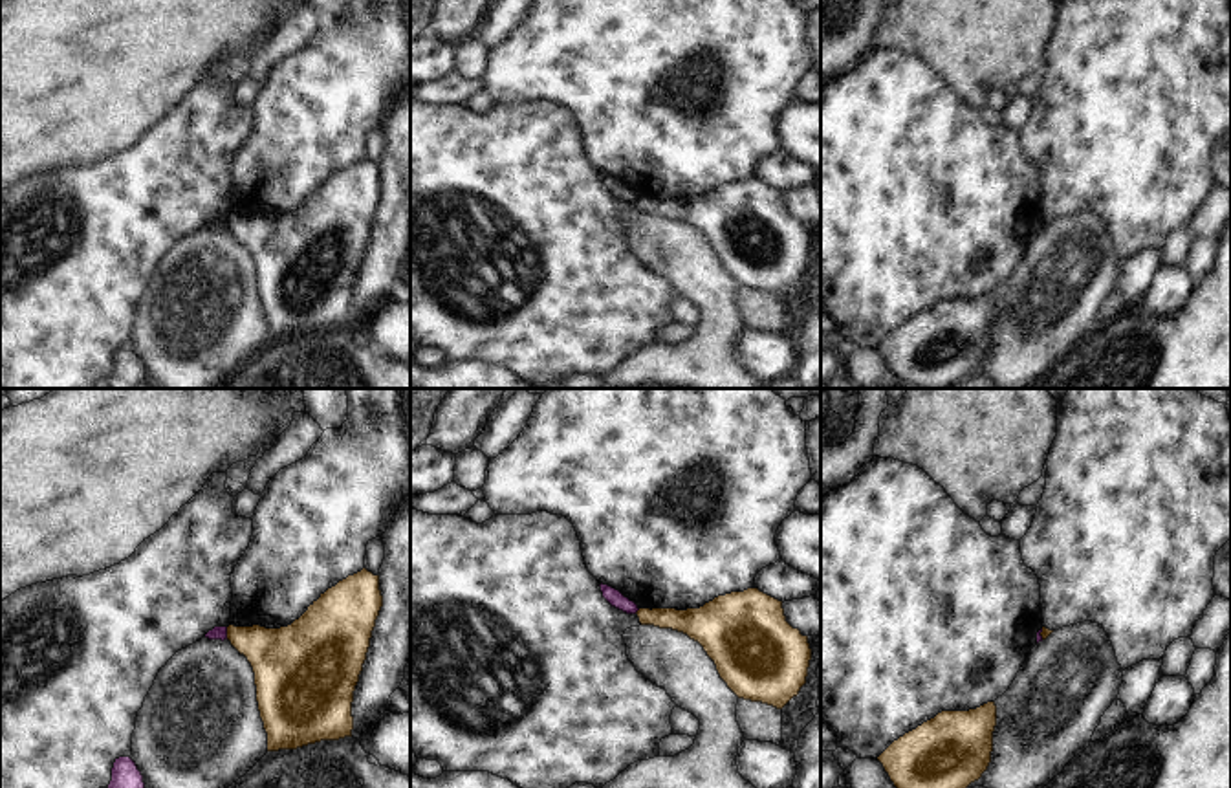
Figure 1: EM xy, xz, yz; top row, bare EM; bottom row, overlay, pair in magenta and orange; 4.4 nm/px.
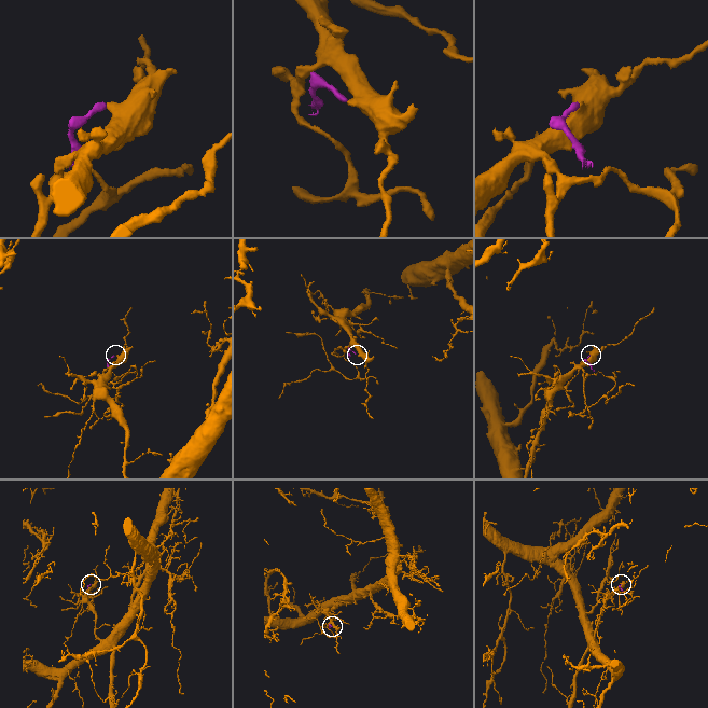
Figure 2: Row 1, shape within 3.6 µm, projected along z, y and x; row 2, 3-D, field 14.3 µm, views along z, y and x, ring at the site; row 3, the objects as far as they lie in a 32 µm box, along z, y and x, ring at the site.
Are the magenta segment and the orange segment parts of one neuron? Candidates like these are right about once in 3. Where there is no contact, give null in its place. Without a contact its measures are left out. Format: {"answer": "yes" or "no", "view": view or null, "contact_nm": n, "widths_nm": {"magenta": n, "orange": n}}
{"answer": "no", "view": "xy", "contact_nm": 60, "widths_nm": {"magenta": 60, "orange": 240}}

